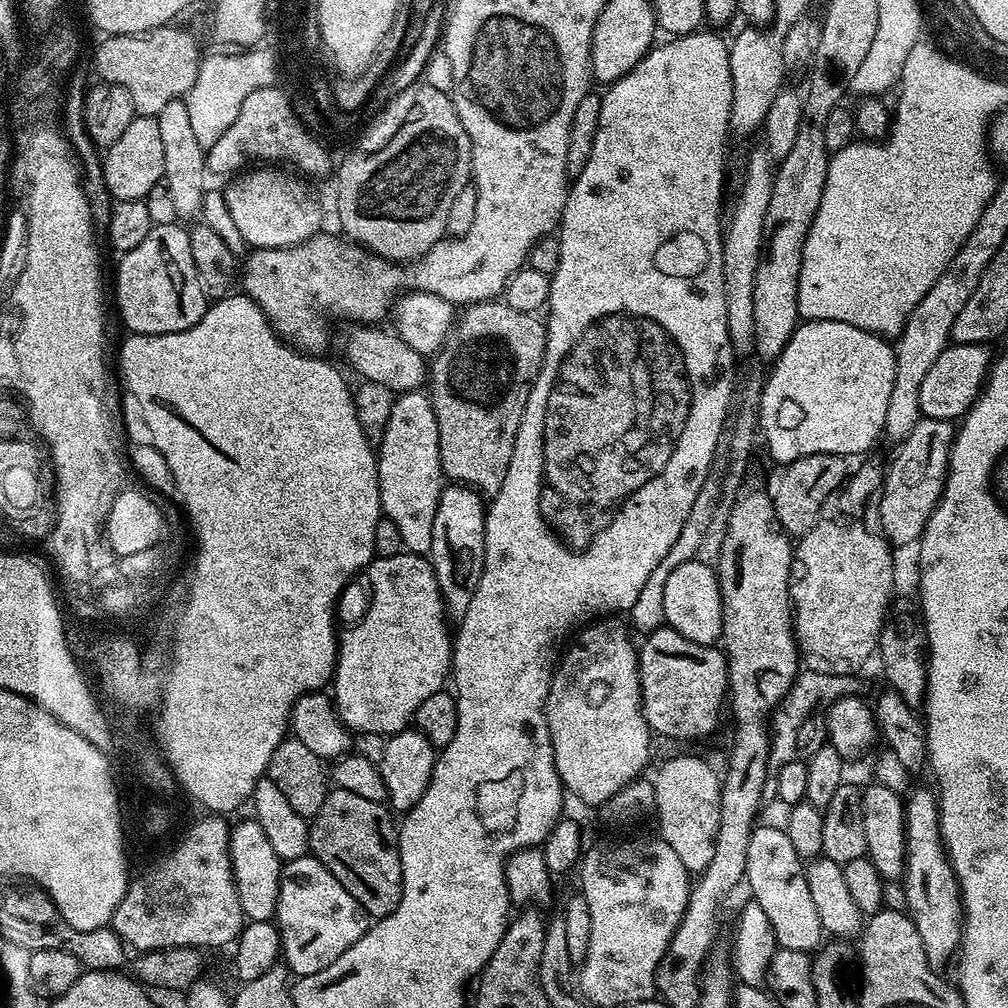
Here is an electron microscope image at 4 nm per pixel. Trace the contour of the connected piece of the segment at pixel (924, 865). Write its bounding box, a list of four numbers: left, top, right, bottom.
[902,787,964,970]

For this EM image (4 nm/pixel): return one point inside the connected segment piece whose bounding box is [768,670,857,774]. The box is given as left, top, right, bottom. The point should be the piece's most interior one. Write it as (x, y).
(797, 730)

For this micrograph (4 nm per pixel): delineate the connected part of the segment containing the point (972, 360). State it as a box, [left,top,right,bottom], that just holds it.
[919,343,992,421]

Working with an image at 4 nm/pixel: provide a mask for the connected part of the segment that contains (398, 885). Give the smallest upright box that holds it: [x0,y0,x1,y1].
[308,787,404,918]

